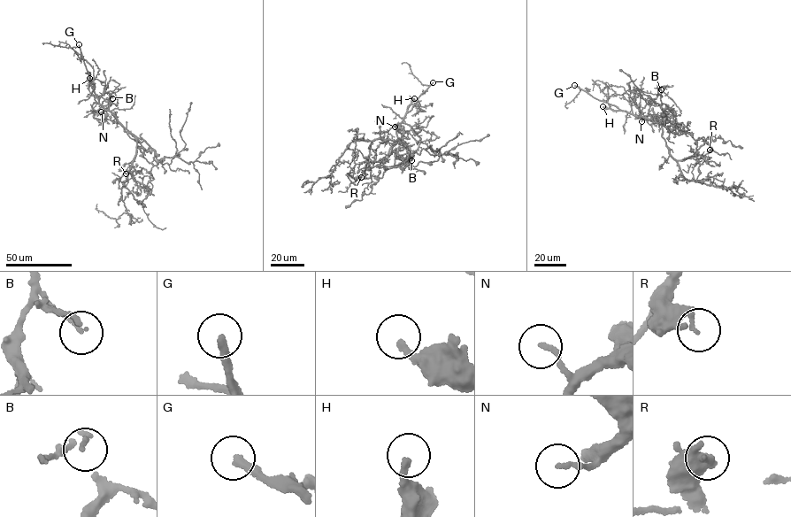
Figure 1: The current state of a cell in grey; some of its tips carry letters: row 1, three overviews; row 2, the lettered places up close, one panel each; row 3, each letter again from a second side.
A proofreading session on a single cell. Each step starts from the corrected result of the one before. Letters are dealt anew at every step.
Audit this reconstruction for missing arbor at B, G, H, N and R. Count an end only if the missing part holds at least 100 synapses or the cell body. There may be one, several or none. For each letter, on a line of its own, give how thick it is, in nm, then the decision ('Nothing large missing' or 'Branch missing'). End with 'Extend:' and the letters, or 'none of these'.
B: Thickness 100 nm. Nothing large missing
G: Thickness 280 nm. Branch missing
H: Thickness 220 nm. Branch missing
N: Thickness 130 nm. Nothing large missing
R: Thickness 200 nm. Nothing large missing
Extend: G, H

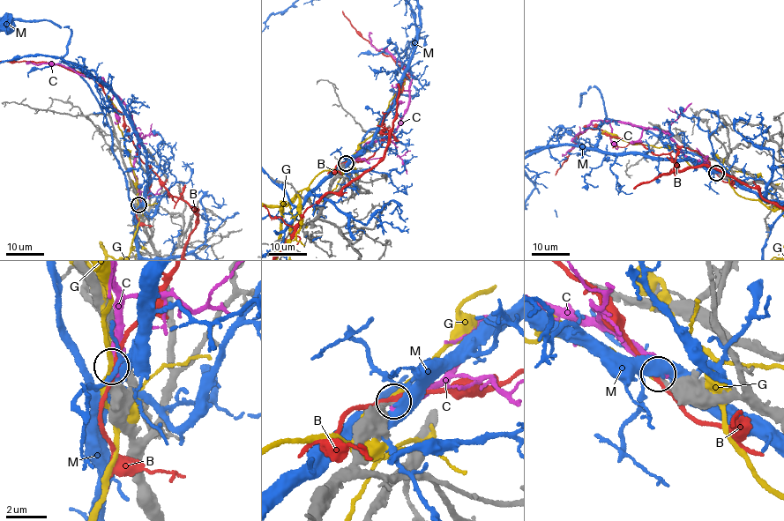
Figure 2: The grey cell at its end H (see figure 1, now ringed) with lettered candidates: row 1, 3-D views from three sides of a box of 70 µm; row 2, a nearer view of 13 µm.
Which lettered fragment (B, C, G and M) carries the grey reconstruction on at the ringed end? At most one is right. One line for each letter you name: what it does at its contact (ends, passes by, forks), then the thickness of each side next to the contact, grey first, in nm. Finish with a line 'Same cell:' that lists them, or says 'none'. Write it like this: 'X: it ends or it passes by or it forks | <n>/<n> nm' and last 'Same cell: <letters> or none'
C: it ends | 300/480 nm
Same cell: C

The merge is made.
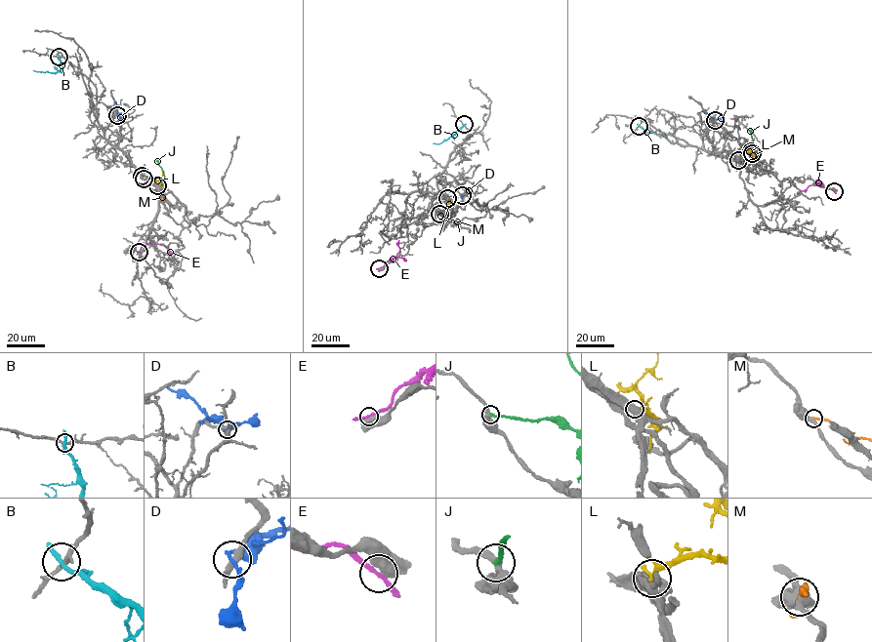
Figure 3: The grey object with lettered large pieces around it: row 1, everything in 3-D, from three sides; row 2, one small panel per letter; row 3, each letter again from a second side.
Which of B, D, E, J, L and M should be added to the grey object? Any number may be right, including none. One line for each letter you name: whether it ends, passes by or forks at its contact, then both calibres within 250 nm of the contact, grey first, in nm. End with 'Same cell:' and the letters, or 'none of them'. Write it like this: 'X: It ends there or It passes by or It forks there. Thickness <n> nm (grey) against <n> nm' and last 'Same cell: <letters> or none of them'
L: It passes by. Thickness 440 nm (grey) against 180 nm
Same cell: L

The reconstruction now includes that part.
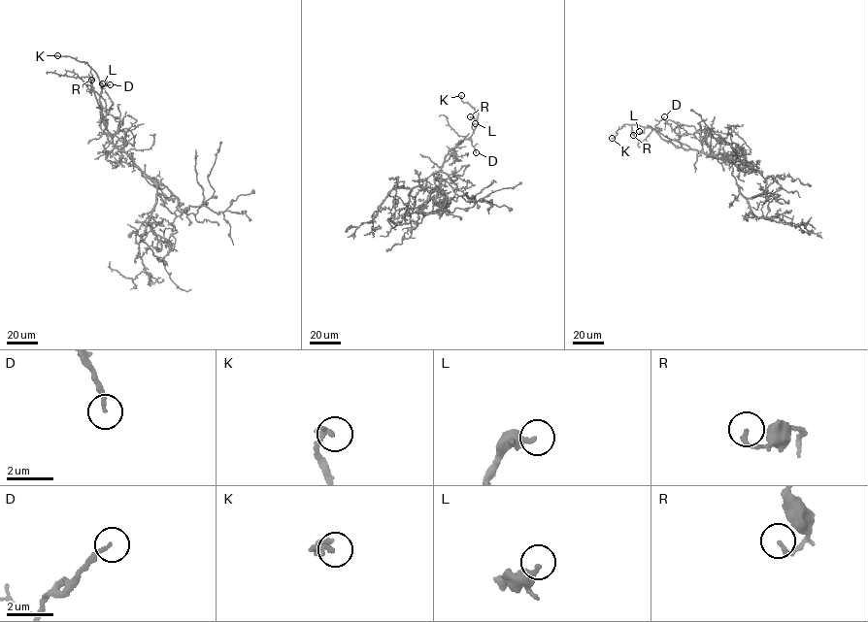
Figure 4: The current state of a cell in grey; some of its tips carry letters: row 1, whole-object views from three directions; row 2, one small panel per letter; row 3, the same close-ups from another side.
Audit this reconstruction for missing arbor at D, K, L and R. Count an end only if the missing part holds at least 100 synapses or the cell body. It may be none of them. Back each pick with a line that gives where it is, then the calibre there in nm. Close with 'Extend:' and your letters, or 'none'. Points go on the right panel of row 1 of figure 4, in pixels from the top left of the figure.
Extend: none

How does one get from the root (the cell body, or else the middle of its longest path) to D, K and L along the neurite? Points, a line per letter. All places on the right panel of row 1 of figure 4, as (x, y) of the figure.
D: (724, 161), (694, 149), (678, 147), (665, 141), (655, 128), (664, 116)
K: (724, 161), (694, 149), (678, 147), (651, 128), (639, 125), (623, 124), (612, 138)
L: (724, 161), (694, 149), (678, 147), (651, 128), (639, 131)

